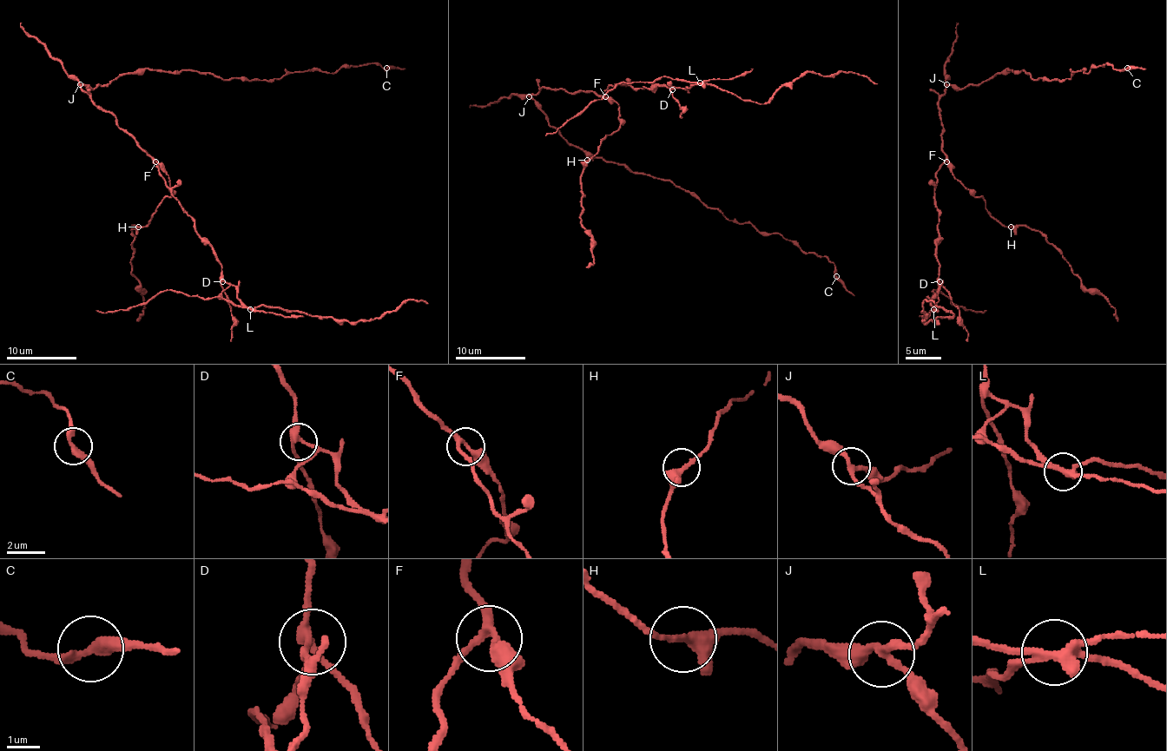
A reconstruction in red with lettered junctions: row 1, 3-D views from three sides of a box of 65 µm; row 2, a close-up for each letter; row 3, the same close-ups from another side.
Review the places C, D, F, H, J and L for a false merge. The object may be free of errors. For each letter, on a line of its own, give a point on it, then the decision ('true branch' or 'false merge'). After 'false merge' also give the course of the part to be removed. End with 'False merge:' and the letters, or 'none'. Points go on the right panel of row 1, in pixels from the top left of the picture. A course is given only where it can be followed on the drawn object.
C: (1127, 68) | true branch
D: (939, 281) | true branch
F: (946, 161) | true branch
H: (1011, 227) | true branch
J: (946, 84) | true branch
L: (933, 309) | false merge | (932, 310), (927, 298), (931, 299), (932, 290), (943, 293), (952, 303), (966, 310), (982, 313), (985, 310)
False merge: L

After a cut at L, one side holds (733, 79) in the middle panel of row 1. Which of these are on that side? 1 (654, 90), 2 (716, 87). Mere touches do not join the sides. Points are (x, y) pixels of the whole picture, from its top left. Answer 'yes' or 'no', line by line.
1: no
2: no

